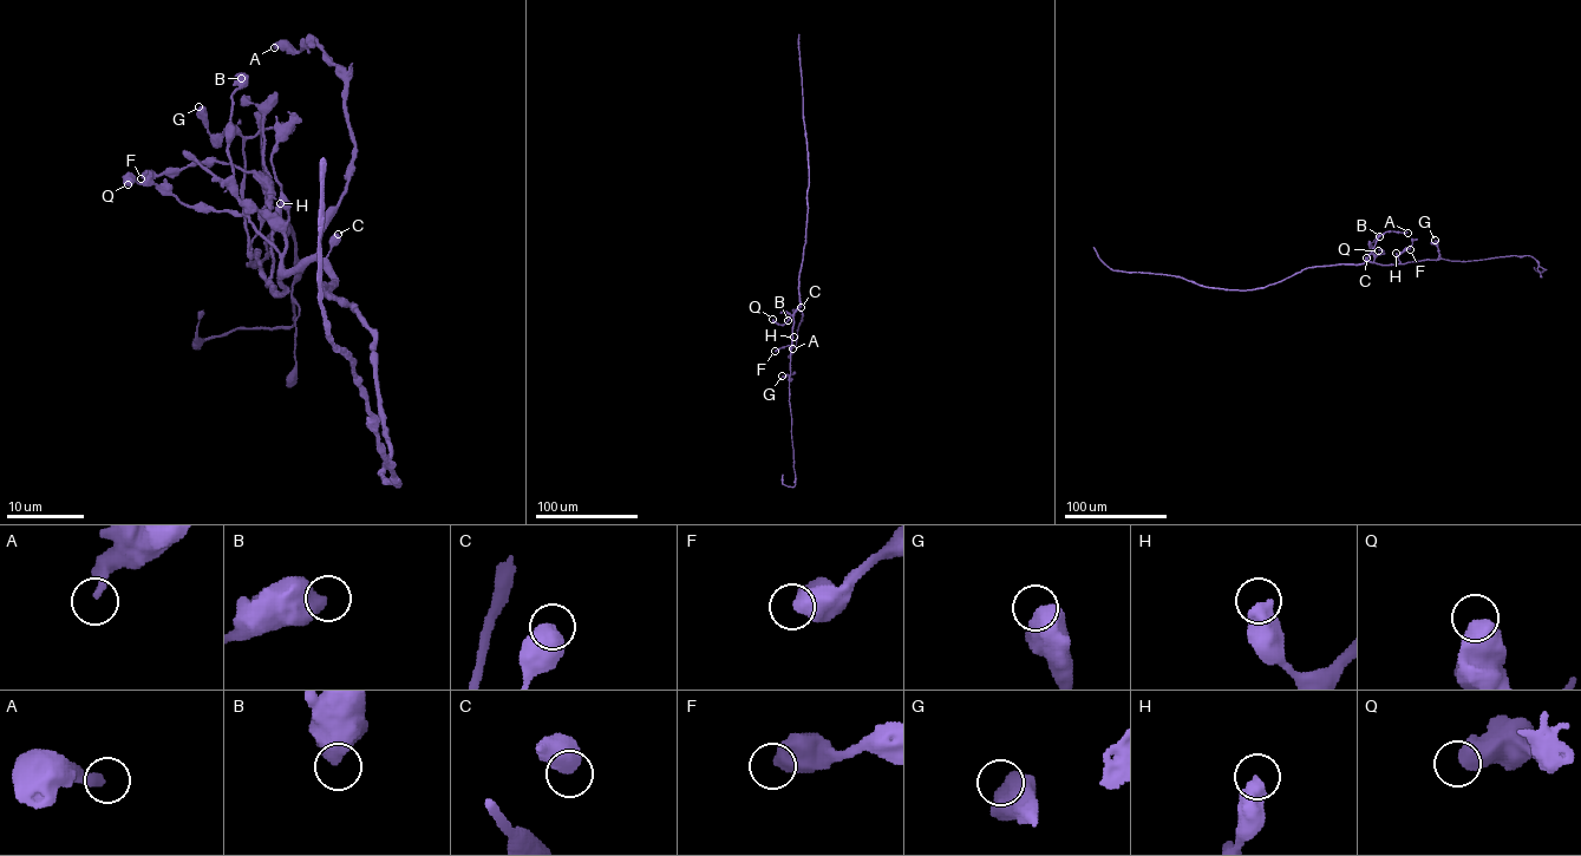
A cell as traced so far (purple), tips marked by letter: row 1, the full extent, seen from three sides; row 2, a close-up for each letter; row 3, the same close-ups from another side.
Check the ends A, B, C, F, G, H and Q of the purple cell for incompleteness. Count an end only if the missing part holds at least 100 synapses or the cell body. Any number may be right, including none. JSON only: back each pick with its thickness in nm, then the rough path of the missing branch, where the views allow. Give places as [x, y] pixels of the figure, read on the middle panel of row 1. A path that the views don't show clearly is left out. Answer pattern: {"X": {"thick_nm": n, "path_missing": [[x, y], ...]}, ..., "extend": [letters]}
{"extend": []}

